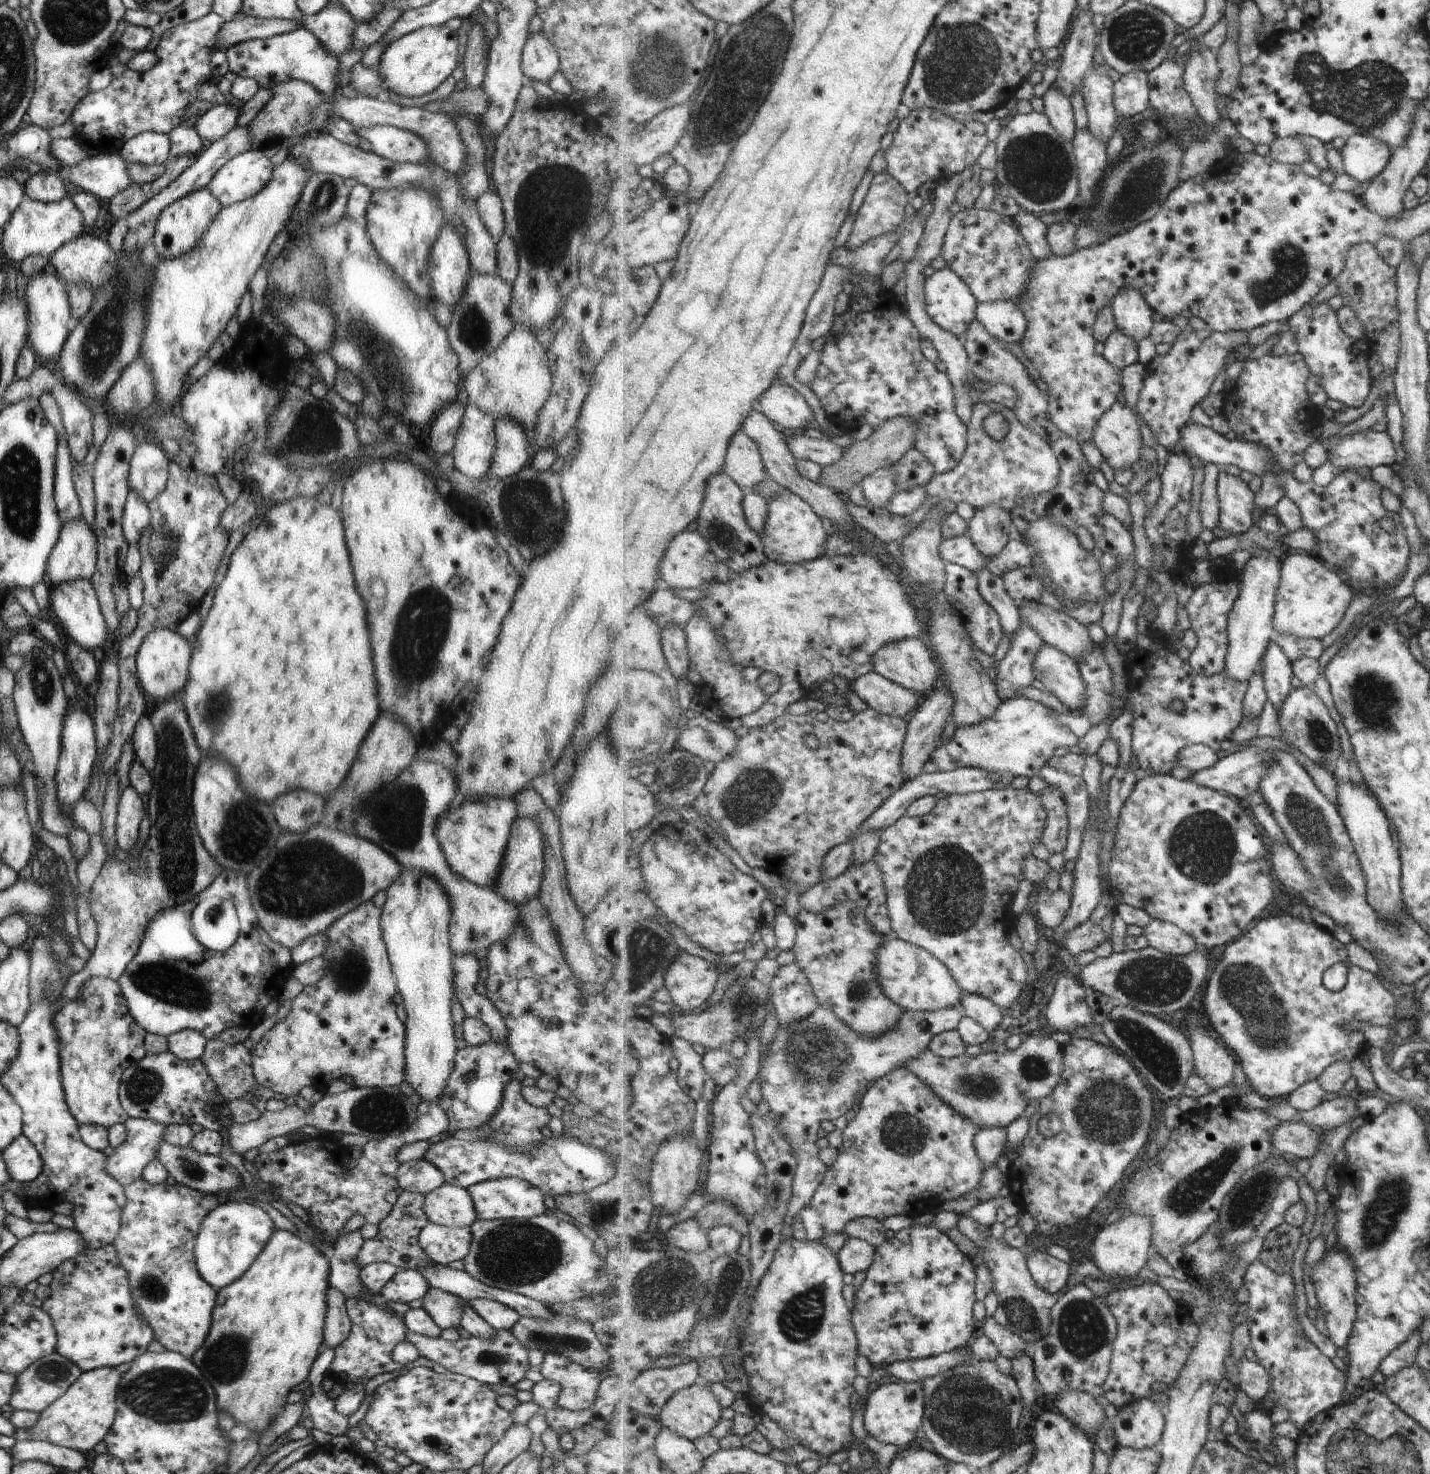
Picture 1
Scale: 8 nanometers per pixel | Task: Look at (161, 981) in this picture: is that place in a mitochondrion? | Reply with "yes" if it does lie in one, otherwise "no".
yes

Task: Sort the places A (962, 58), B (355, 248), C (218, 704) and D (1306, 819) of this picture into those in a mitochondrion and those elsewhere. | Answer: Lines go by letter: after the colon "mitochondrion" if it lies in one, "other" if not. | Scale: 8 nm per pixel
A: mitochondrion
B: other
C: mitochondrion
D: mitochondrion

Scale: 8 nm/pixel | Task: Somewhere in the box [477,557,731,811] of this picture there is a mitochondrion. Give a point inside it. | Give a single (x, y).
(685, 773)

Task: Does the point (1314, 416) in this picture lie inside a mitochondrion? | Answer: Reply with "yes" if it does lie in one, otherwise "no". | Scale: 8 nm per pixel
no

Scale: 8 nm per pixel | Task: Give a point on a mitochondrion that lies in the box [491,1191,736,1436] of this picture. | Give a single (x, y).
(658, 1292)

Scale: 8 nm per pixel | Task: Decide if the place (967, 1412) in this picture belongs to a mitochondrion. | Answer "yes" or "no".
yes

